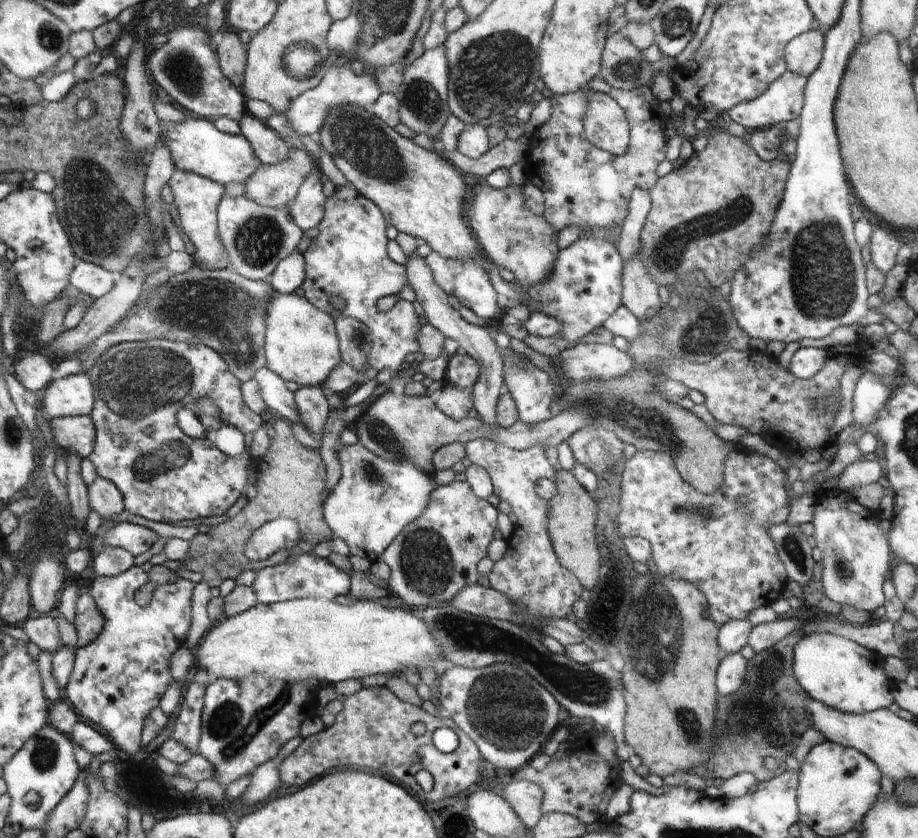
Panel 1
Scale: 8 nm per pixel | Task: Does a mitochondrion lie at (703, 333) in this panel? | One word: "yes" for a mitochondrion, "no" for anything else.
yes

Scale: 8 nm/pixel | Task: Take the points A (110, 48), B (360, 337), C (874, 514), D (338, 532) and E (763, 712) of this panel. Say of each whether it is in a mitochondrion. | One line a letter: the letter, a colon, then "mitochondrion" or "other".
A: other
B: other
C: other
D: other
E: mitochondrion

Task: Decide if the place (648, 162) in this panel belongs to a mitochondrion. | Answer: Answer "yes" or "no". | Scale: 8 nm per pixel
no

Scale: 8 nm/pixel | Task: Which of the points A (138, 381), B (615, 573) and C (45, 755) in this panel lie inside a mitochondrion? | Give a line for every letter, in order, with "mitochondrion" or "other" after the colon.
A: mitochondrion
B: mitochondrion
C: mitochondrion

